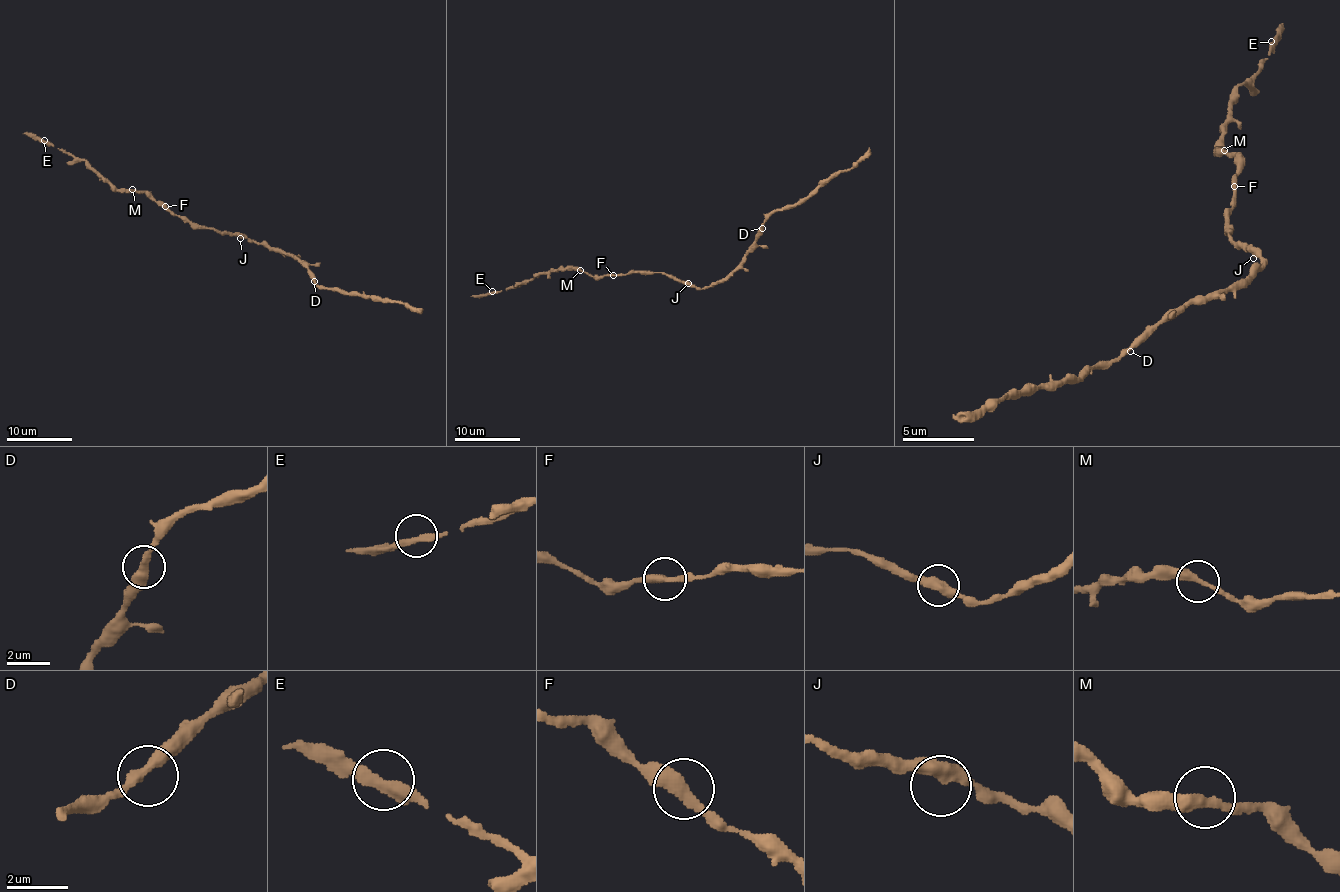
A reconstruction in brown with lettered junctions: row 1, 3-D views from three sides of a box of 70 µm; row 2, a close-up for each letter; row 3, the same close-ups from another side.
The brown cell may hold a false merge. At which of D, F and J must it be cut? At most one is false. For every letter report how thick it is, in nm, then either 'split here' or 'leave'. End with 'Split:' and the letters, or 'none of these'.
D: calibre 360 nm; leave
F: calibre 380 nm; leave
J: calibre 440 nm; leave
Split: none of these

